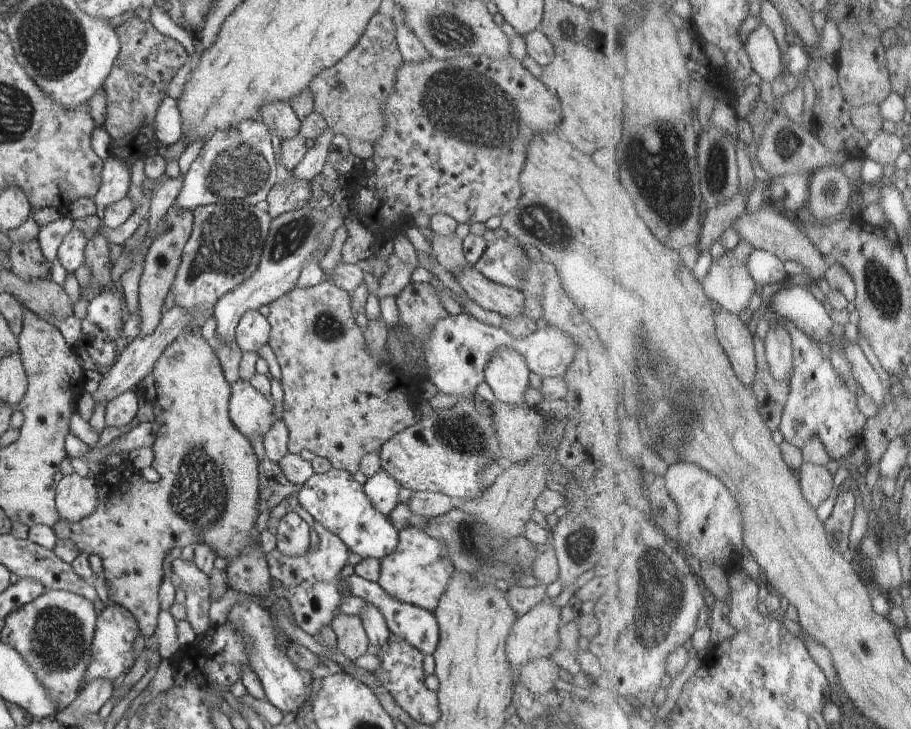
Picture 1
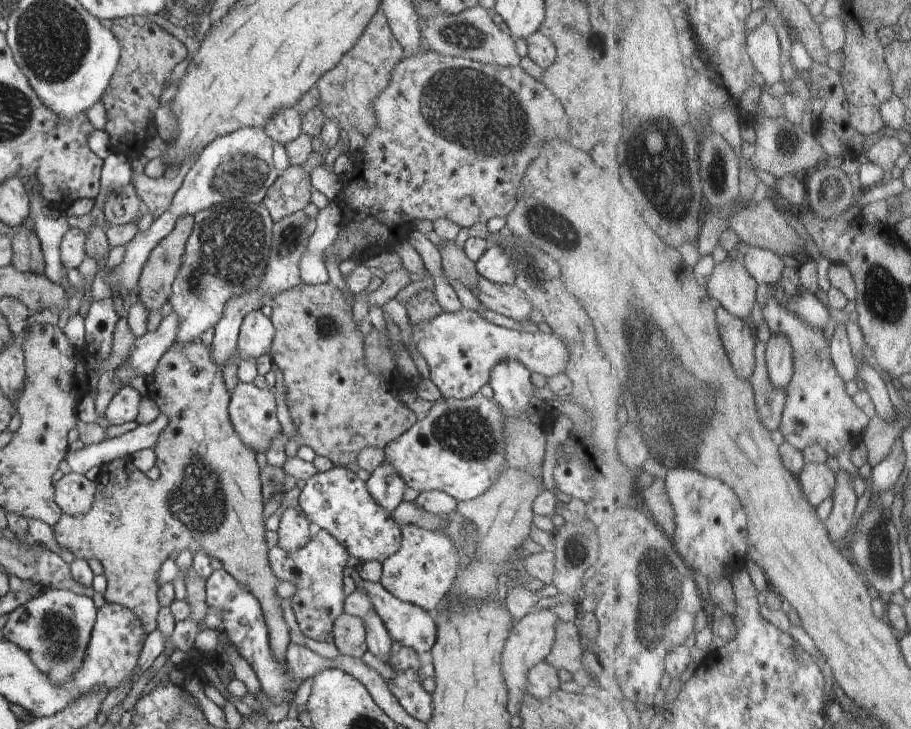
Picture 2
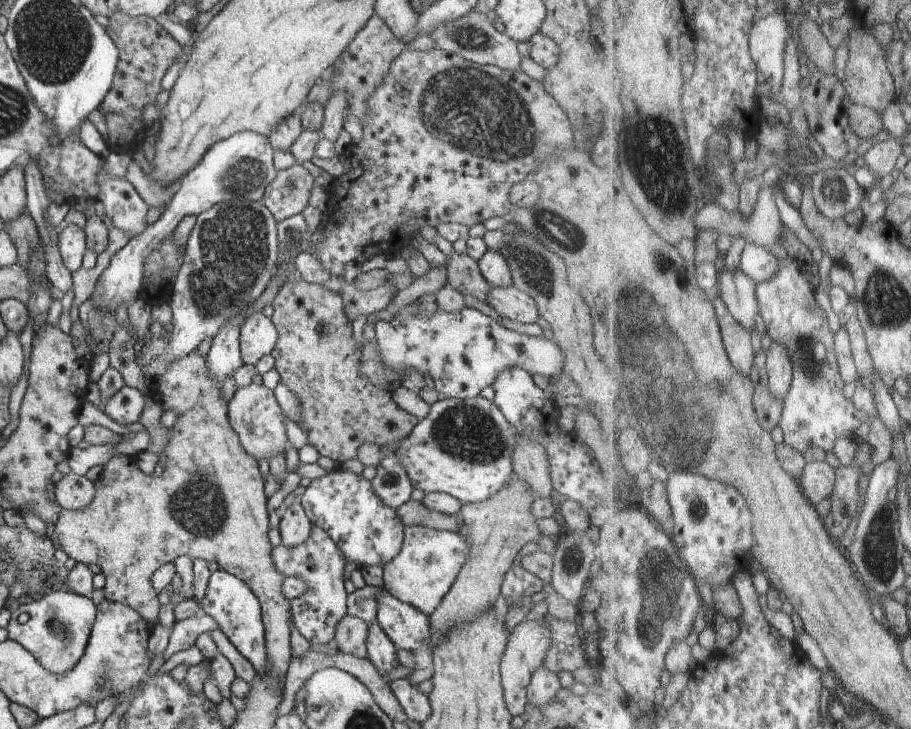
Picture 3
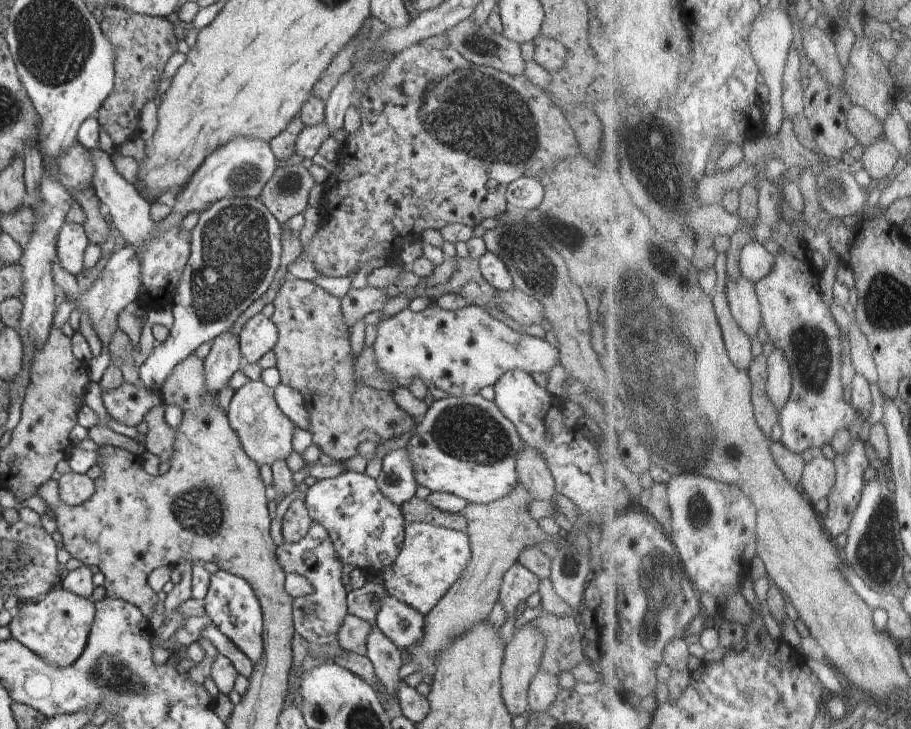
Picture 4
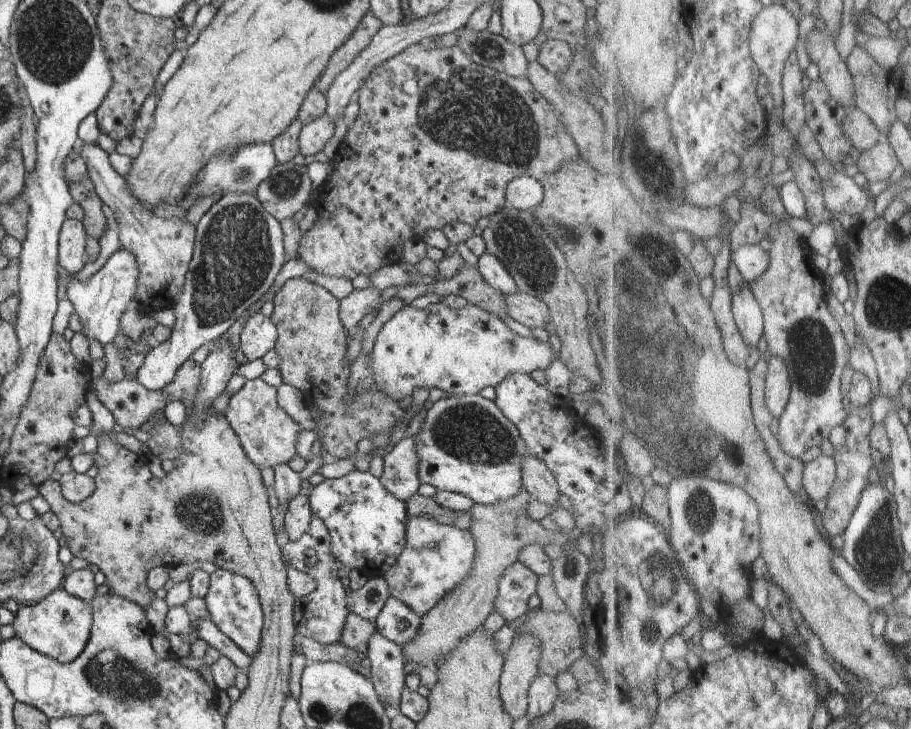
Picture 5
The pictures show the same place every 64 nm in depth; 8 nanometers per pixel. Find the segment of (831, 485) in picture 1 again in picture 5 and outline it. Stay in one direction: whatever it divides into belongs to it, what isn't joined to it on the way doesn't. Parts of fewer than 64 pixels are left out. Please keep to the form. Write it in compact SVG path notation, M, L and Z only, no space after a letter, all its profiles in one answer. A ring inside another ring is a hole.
M822 455L807 463L805 471L805 489L816 502L829 498L839 479L839 462L837 457Z

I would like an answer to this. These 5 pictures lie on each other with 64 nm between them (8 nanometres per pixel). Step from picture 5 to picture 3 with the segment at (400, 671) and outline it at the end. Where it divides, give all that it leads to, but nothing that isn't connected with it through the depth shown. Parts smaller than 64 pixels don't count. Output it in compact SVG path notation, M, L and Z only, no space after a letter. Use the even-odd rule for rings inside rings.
M377 619L368 623L368 626L366 641L368 658L375 664L381 676L389 683L388 672L399 665L397 647L388 638L388 634L382 630L382 626L378 624Z

